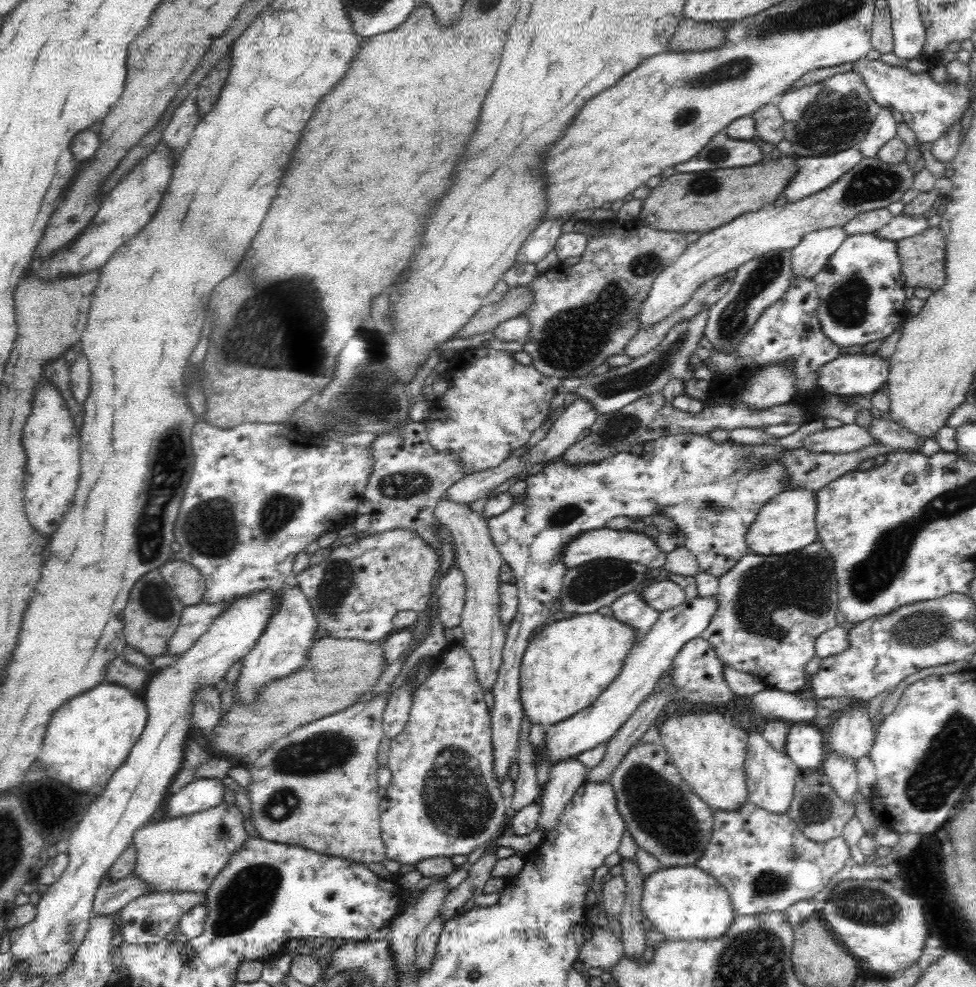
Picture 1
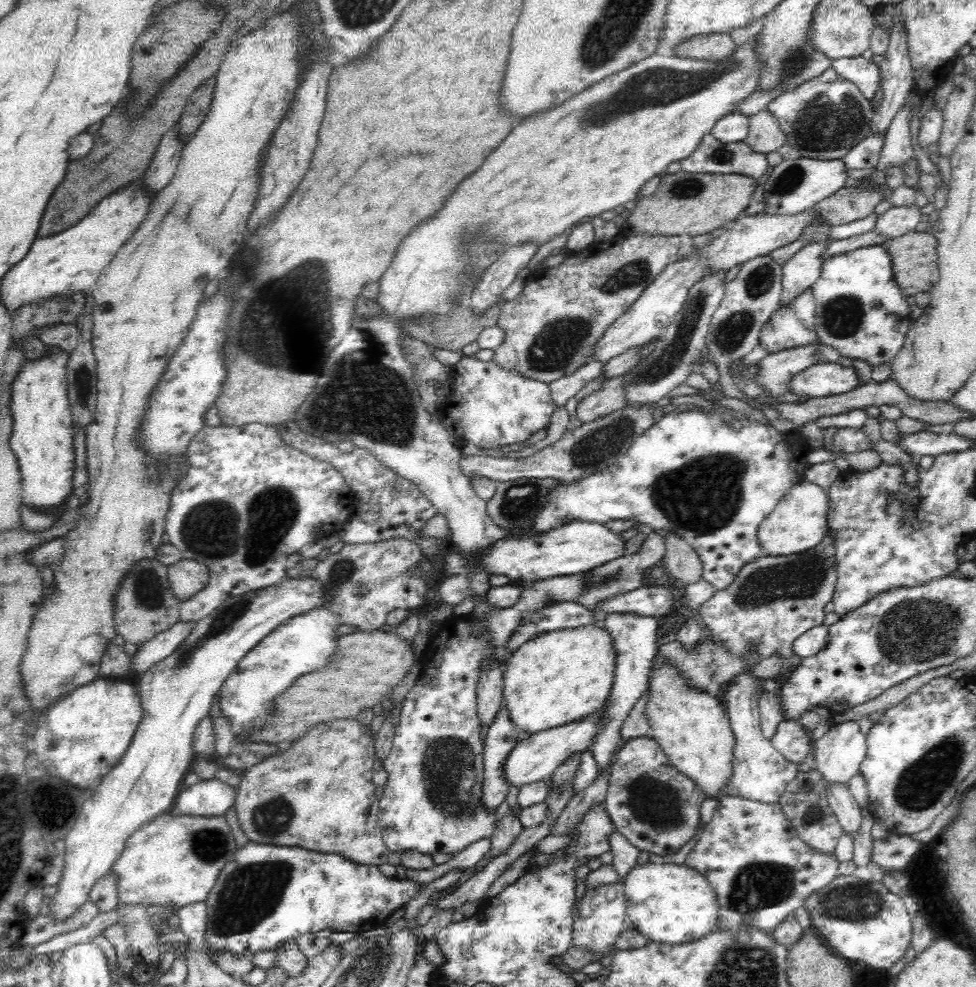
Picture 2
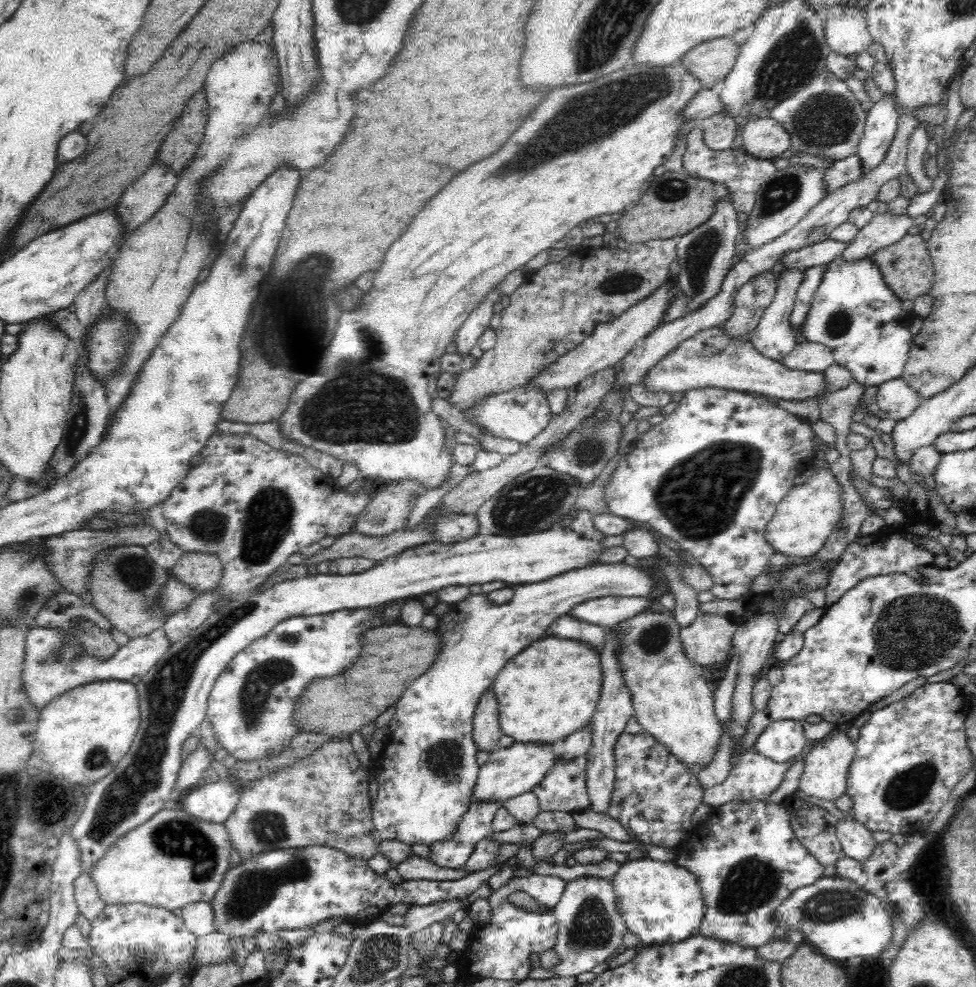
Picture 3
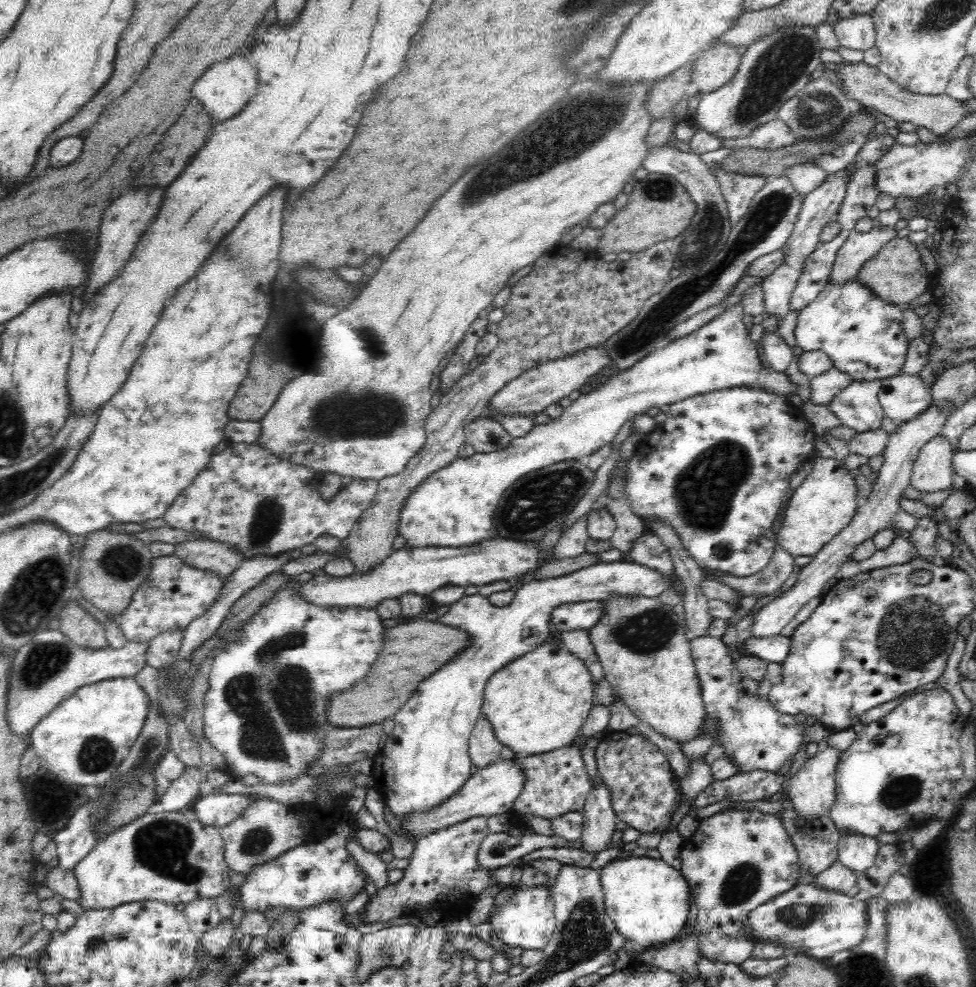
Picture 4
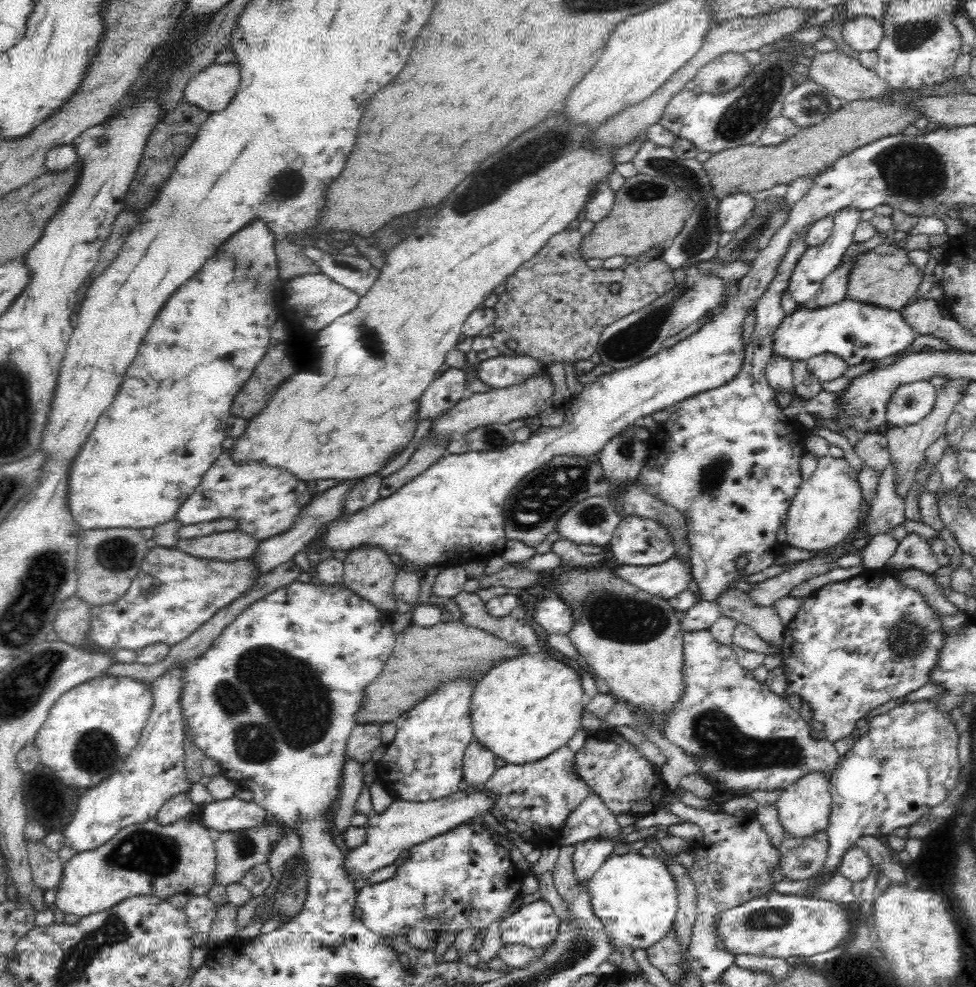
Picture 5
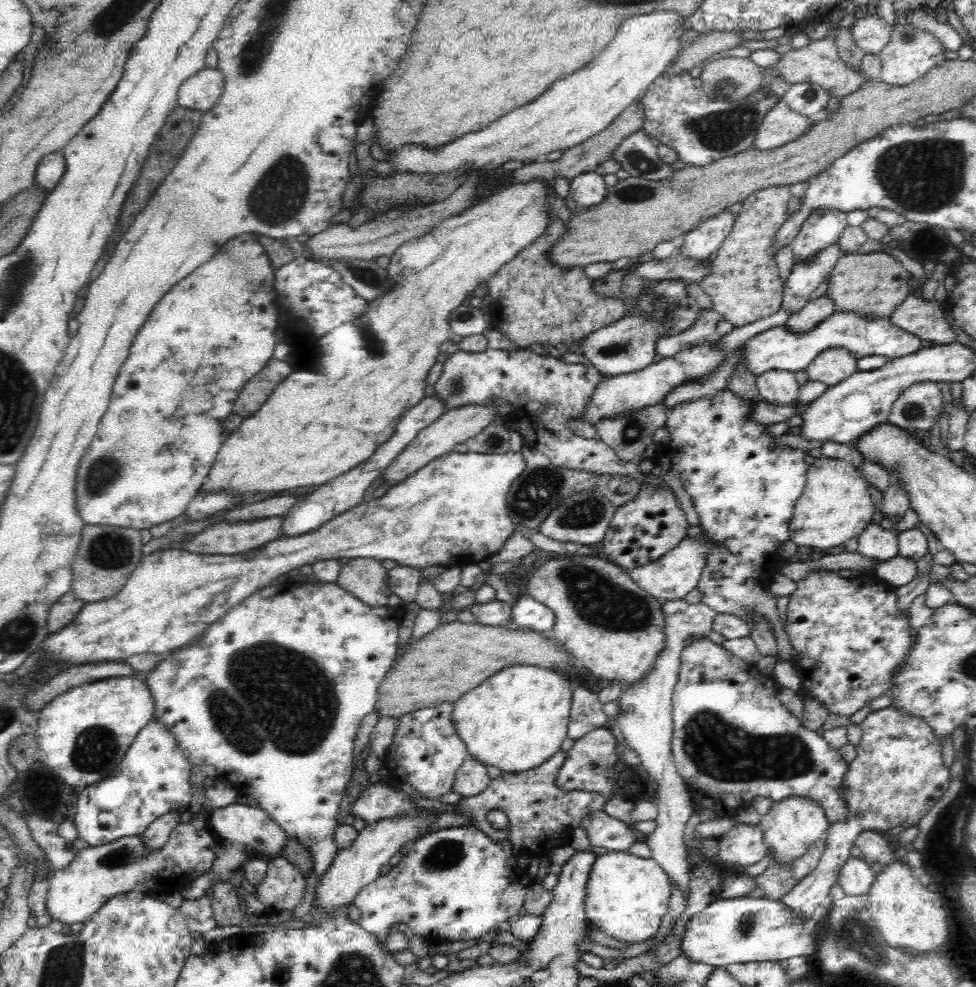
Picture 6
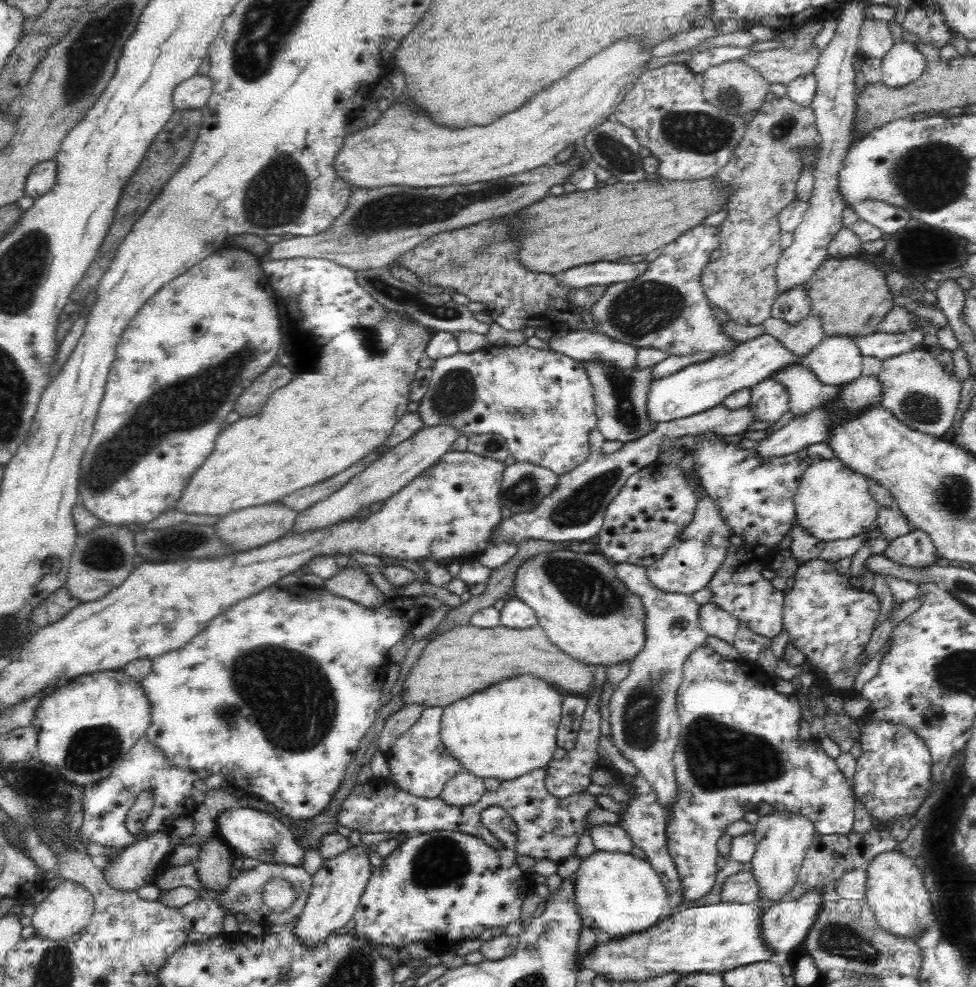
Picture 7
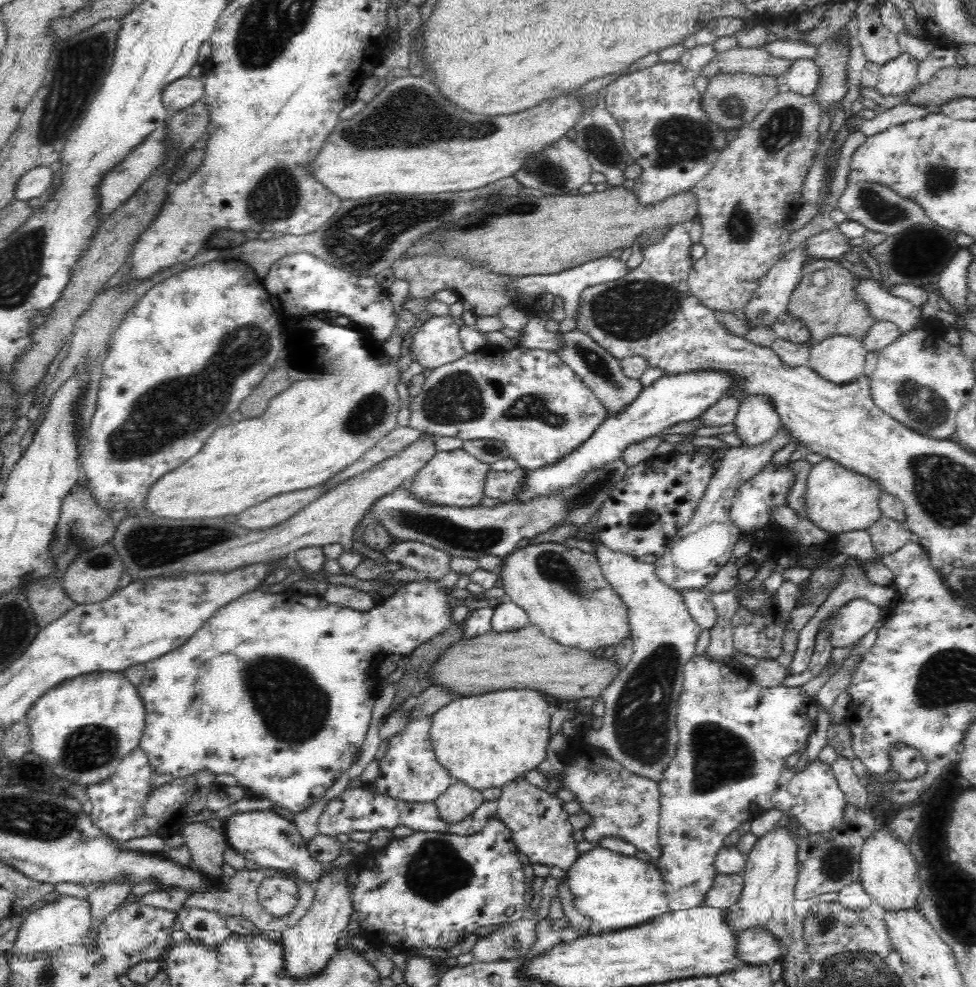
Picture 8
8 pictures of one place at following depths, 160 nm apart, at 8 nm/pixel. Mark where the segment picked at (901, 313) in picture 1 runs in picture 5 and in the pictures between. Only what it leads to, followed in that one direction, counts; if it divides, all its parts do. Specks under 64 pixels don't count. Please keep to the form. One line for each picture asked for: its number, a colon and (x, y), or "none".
2: (848, 284)
3: (873, 344)
4: (863, 336)
5: (854, 331)

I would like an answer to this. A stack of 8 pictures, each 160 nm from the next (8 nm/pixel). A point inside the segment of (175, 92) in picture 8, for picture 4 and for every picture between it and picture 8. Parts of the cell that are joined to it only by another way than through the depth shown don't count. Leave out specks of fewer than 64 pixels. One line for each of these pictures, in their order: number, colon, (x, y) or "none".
4: (223, 89)
5: (211, 90)
6: (200, 92)
7: (192, 94)

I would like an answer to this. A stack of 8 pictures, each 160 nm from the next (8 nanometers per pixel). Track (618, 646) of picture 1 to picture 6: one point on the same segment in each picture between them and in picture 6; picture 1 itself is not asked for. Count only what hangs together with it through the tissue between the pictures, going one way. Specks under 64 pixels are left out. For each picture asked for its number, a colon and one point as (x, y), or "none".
2: (564, 676)
3: (550, 690)
4: (539, 702)
5: (522, 710)
6: (517, 719)

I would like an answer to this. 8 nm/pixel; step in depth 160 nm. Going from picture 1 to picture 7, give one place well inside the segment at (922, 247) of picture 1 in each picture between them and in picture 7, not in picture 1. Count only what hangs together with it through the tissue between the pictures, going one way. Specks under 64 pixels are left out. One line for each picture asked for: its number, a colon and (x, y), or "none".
2: (913, 256)
3: (906, 267)
4: (895, 274)
5: (885, 277)
6: (871, 285)
7: (849, 295)

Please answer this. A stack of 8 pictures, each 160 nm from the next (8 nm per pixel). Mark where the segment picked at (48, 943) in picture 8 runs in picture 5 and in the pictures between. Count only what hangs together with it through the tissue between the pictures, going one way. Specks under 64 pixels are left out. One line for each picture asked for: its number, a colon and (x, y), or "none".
5: (179, 858)
6: (76, 892)
7: (68, 909)

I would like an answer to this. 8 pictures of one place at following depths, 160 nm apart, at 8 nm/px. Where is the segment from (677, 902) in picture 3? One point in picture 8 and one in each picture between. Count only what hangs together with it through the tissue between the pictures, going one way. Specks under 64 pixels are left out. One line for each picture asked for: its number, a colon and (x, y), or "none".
4: (647, 900)
5: (634, 897)
6: (626, 896)
7: (623, 894)
8: (618, 891)

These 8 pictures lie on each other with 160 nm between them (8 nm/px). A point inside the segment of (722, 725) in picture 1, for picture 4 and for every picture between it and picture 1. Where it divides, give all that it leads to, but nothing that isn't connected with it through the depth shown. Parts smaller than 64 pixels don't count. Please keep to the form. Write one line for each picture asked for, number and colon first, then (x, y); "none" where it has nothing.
2: (690, 725)
3: (672, 700)
4: (640, 642)

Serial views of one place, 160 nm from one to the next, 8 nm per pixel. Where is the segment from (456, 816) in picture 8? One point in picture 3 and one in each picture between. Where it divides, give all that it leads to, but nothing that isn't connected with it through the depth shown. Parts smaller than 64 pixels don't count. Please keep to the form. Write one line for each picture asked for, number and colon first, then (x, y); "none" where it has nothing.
3: (486, 733)
4: (484, 749)
5: (478, 766)
6: (471, 779)
7: (464, 789)

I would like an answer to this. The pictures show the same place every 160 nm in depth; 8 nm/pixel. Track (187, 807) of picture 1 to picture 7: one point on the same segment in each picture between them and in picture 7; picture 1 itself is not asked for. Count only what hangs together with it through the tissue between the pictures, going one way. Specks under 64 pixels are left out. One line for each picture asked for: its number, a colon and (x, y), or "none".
2: (207, 798)
3: (214, 802)
4: (219, 810)
5: (231, 815)
6: (254, 829)
7: (249, 832)

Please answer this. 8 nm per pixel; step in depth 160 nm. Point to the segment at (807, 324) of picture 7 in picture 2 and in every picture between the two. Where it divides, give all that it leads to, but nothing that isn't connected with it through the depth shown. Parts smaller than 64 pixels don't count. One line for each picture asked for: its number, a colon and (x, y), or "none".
2: (896, 221)
3: (883, 230)
4: (859, 247)
5: (833, 288)
6: (812, 315)

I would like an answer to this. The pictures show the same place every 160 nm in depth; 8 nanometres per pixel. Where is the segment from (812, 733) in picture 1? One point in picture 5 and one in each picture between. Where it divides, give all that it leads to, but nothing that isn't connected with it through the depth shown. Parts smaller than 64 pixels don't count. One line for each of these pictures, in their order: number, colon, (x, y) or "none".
2: (791, 739)
3: (783, 741)
4: (755, 736)
5: (743, 737)

